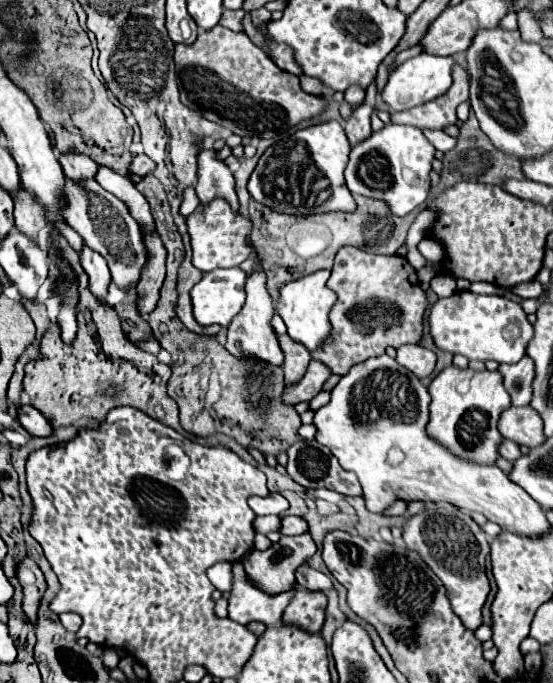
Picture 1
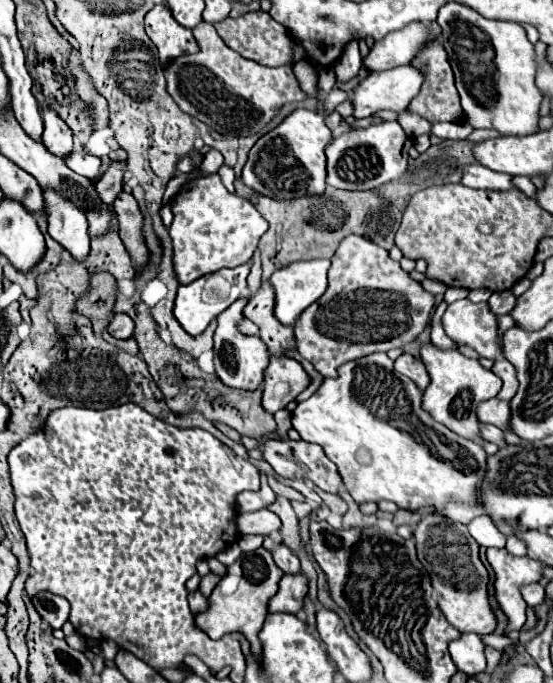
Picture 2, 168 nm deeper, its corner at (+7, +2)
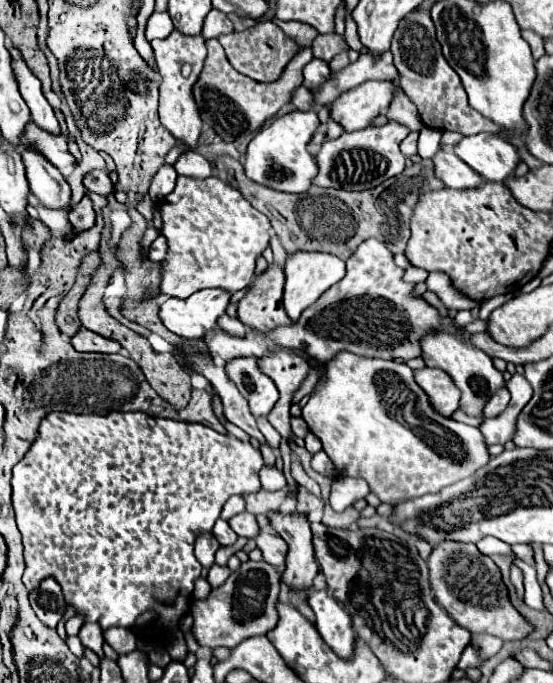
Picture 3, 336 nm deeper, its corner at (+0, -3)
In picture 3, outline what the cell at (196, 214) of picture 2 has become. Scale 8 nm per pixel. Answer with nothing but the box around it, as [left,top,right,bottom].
[158,175,270,299]

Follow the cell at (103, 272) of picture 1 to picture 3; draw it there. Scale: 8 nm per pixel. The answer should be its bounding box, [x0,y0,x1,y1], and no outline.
[22,151,70,209]

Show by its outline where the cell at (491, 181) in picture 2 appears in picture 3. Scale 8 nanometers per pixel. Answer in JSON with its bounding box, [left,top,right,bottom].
[434,149,484,189]

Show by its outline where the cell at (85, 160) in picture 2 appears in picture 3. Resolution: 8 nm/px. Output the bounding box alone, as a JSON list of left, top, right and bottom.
[20,121,76,169]

